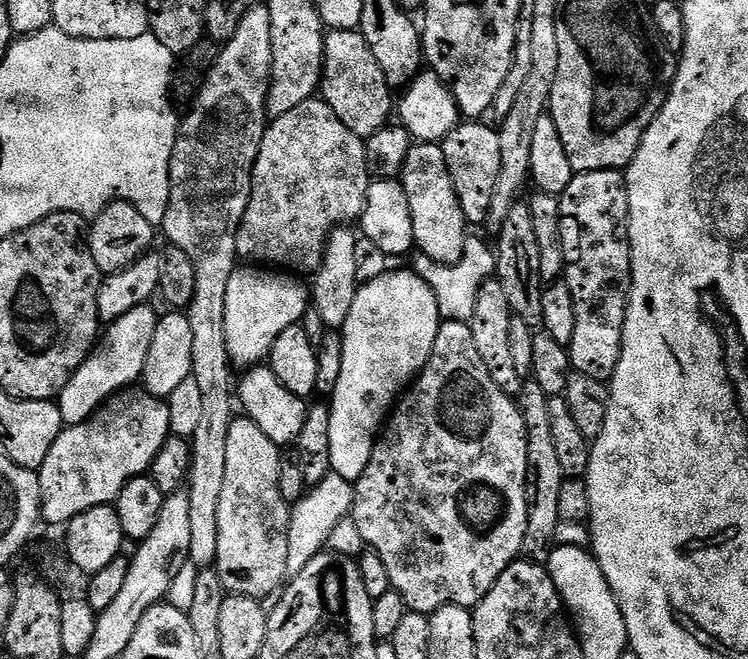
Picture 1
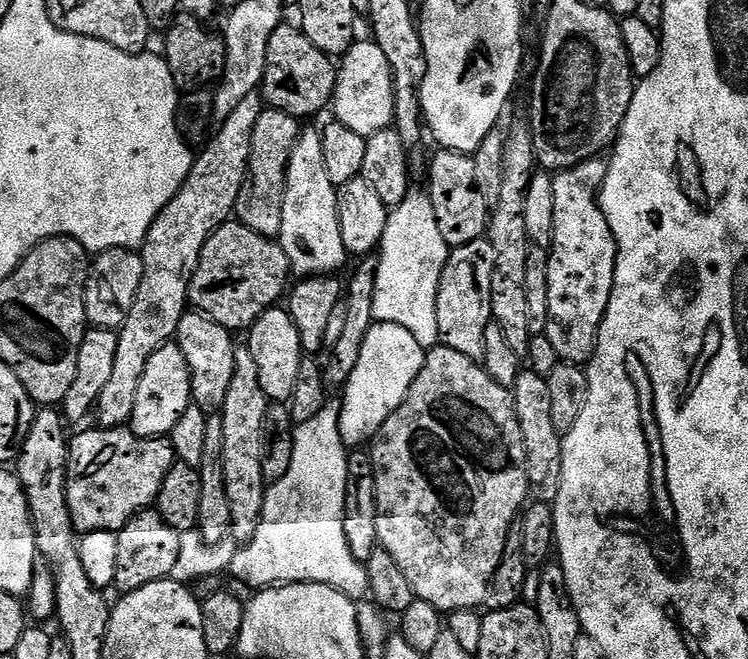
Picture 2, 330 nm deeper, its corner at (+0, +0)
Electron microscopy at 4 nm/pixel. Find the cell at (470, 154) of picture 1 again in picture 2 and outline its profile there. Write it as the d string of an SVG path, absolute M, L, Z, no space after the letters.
M447 150L437 153L428 168L426 191L434 206L434 218L438 218L438 230L442 230L449 249L454 249L479 240L487 233L490 209L482 190L478 190L478 174L474 171L472 156Z

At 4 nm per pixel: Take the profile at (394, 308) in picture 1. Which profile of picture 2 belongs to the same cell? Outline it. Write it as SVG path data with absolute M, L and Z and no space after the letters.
M373 323L372 329L366 334L366 342L362 342L358 366L354 366L354 374L350 374L342 388L340 433L345 448L356 450L376 439L376 433L386 418L390 418L390 414L402 406L414 378L418 378L422 370L425 355L426 349L418 346L410 330L393 324Z

